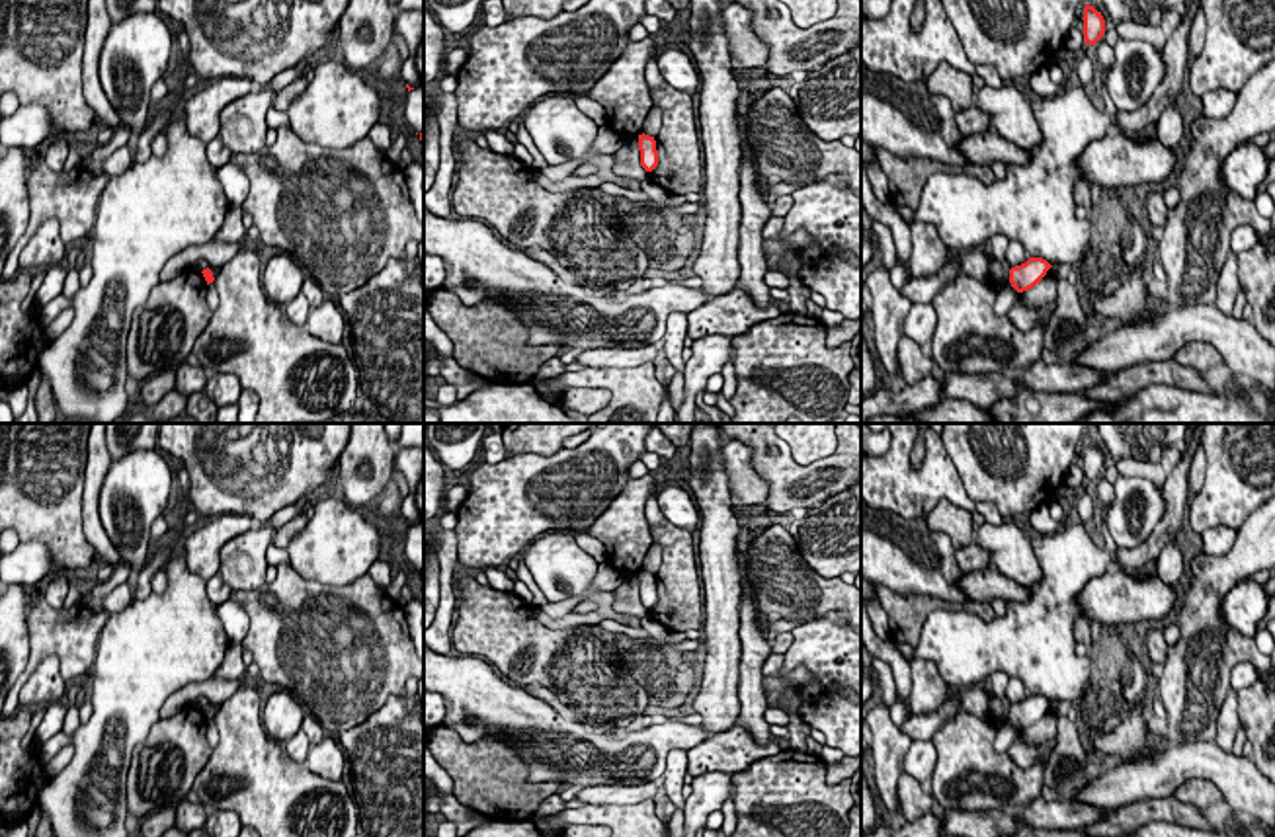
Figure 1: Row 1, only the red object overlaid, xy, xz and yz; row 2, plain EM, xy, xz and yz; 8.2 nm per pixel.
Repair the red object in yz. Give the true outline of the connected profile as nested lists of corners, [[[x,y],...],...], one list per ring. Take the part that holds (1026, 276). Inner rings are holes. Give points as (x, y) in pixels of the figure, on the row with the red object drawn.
[[[1029,258],[1025,263],[1009,269],[1009,283],[1017,293],[1033,289],[1052,265],[1043,258]]]

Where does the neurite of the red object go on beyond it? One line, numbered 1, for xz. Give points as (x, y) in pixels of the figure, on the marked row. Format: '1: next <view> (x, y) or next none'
1: next none

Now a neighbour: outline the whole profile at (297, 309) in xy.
[[[299,293],[293,300],[289,300],[283,306],[283,312],[293,324],[305,326],[307,316],[310,312],[310,304],[308,304],[307,297],[303,293]]]

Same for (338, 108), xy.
[[[334,57],[314,68],[314,78],[285,113],[303,142],[350,148],[379,123],[381,98],[377,88]]]

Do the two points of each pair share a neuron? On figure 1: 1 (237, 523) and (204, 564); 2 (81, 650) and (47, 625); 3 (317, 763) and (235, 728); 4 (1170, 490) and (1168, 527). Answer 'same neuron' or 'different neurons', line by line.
1: same neuron
2: same neuron
3: different neurons
4: same neuron

